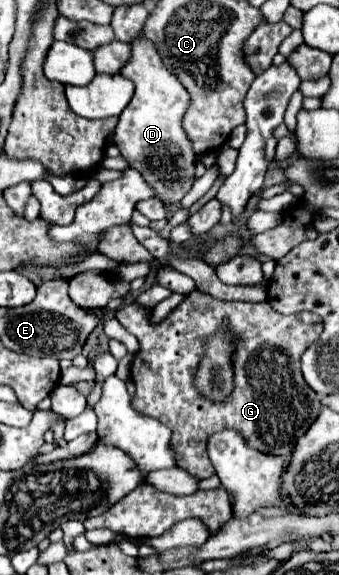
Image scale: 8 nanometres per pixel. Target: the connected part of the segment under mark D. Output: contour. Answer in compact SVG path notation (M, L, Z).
M142 32L130 42L130 50L130 60L120 68L120 76L132 80L136 84L136 92L120 114L114 130L114 144L128 160L130 168L142 172L144 180L154 184L158 190L158 200L164 204L178 202L194 184L196 156L190 152L190 142L182 132L182 114L188 108L190 96L178 78L168 72L160 60L160 54L156 52L156 46Z

